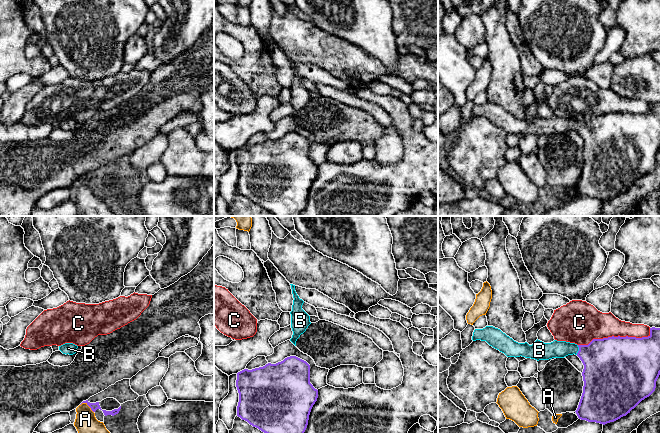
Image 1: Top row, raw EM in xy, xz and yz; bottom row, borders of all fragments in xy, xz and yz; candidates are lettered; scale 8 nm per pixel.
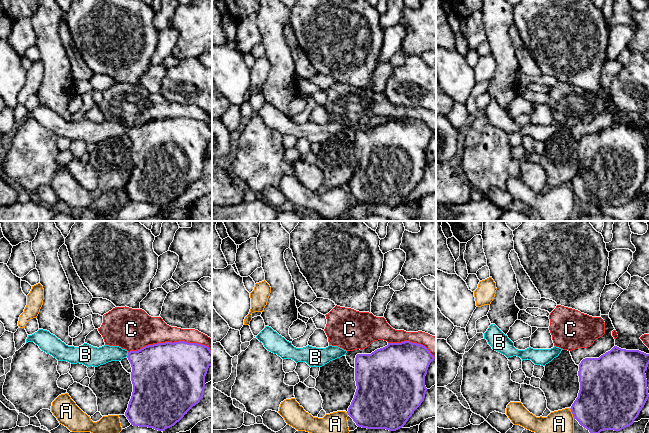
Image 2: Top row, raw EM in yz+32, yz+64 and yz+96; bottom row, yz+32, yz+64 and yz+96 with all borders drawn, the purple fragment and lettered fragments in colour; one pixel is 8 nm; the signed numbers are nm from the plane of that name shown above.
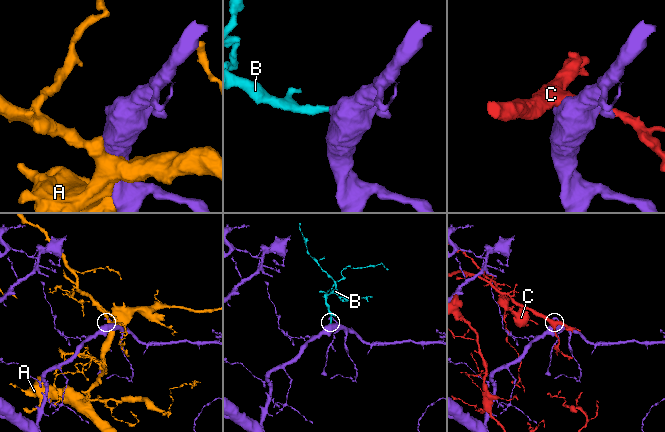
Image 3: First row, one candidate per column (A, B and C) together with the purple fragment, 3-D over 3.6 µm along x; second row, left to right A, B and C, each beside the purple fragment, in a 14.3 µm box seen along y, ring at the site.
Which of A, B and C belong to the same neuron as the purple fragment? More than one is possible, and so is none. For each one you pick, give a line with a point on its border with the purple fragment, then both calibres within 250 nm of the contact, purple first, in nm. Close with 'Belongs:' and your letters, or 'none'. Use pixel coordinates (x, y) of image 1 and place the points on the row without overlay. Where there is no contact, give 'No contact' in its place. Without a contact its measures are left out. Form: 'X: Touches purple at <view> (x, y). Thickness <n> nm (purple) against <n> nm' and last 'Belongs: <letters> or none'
B: Touches purple at yz (579, 126). Thickness 380 nm (purple) against 140 nm
Belongs: B

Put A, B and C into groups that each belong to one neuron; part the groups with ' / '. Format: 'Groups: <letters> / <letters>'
Groups: A / B / C

